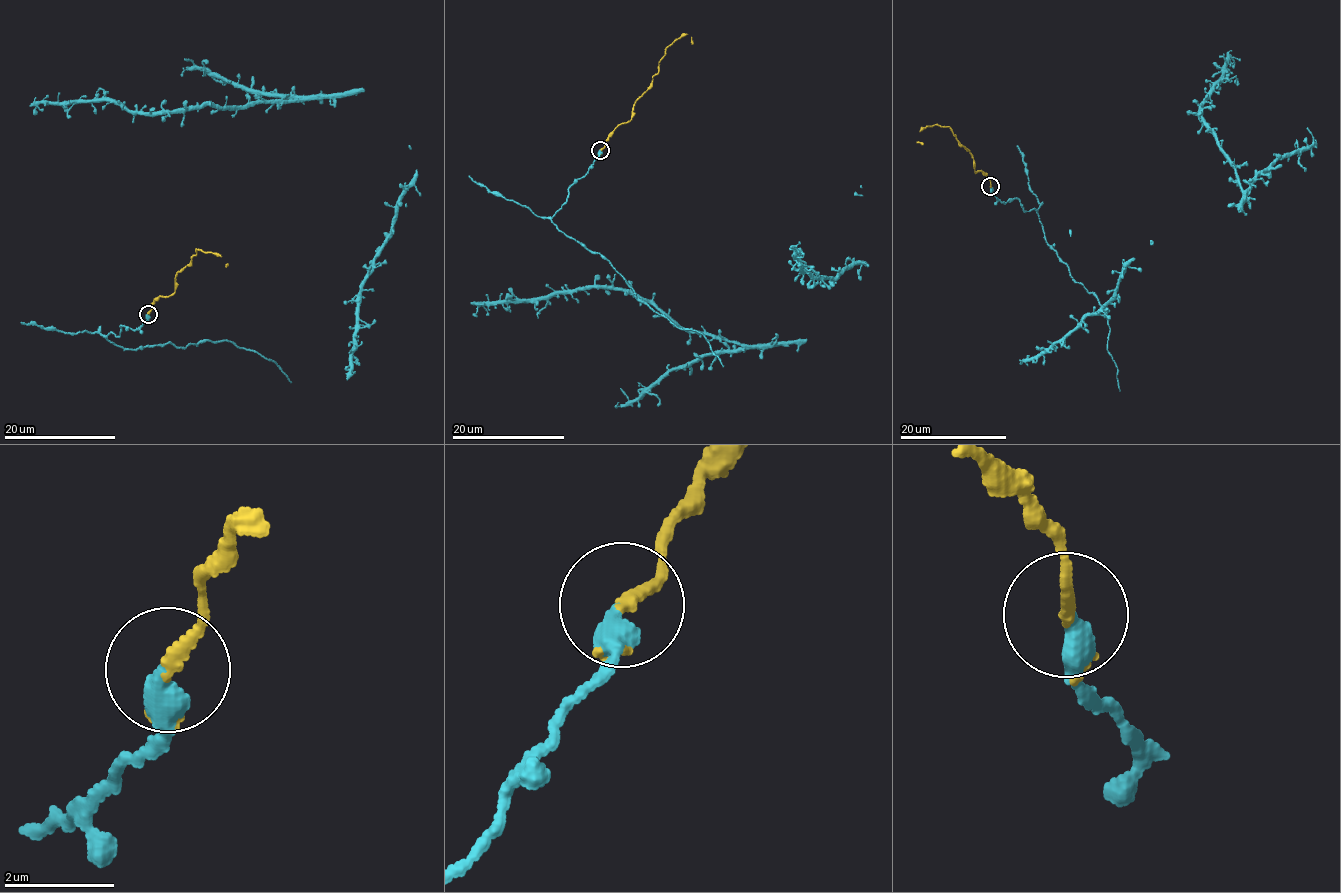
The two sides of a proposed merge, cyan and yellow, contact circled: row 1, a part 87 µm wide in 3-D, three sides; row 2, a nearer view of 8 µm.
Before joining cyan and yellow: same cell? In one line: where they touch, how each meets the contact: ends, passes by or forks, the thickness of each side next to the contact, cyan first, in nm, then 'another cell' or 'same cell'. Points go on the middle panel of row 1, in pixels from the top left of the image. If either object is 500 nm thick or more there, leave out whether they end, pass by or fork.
(600, 150) | cyan ends | yellow forks | 400/130 nm | same cell

